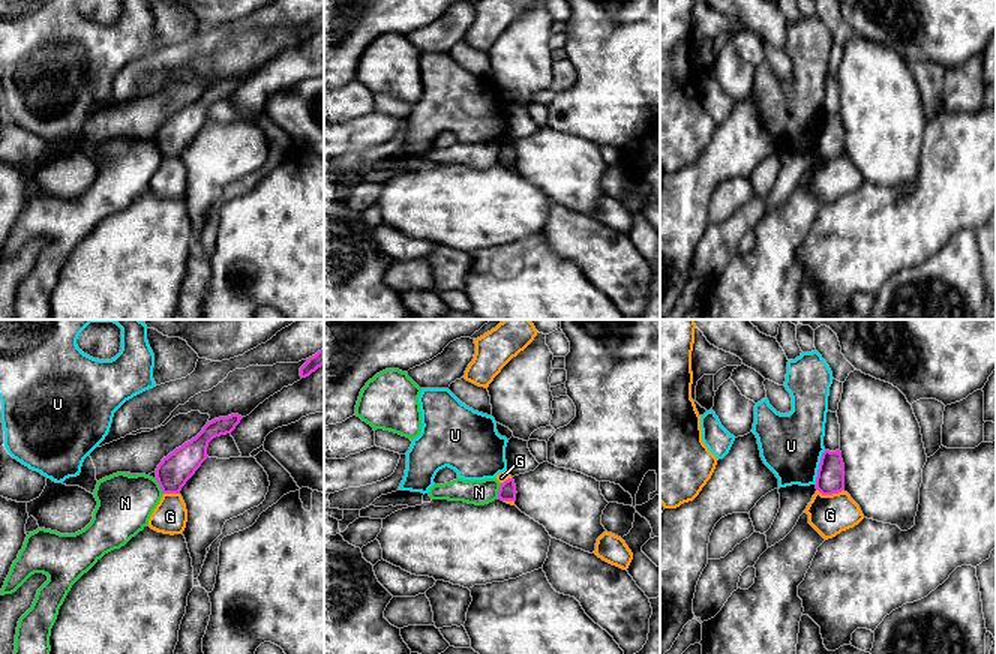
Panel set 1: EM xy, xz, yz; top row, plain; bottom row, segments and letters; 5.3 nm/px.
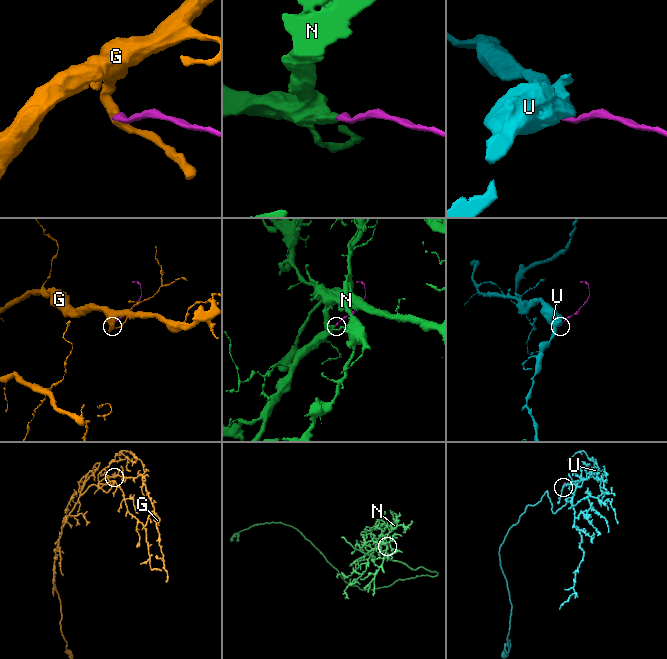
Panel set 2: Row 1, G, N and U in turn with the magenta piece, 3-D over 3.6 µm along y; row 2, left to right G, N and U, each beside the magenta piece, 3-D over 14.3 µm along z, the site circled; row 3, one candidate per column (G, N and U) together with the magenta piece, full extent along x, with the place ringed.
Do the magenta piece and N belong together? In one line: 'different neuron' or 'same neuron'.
different neuron

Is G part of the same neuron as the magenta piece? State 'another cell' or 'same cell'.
another cell

